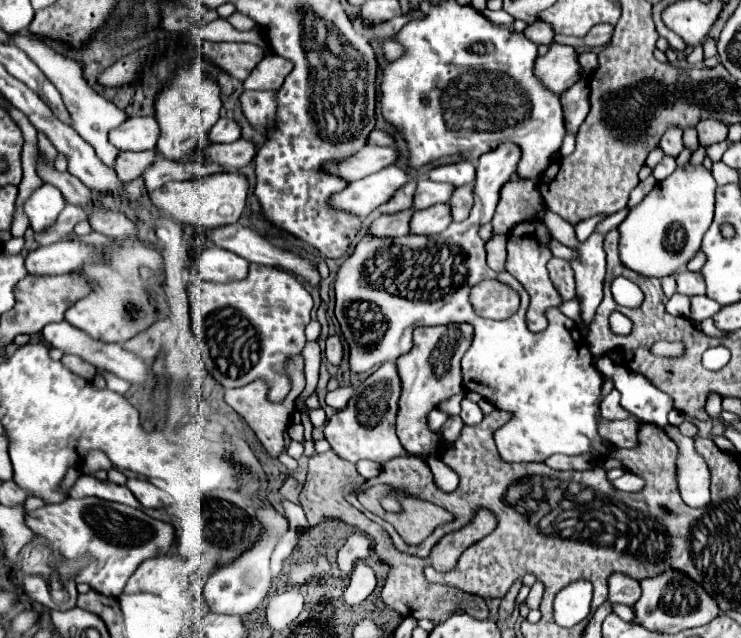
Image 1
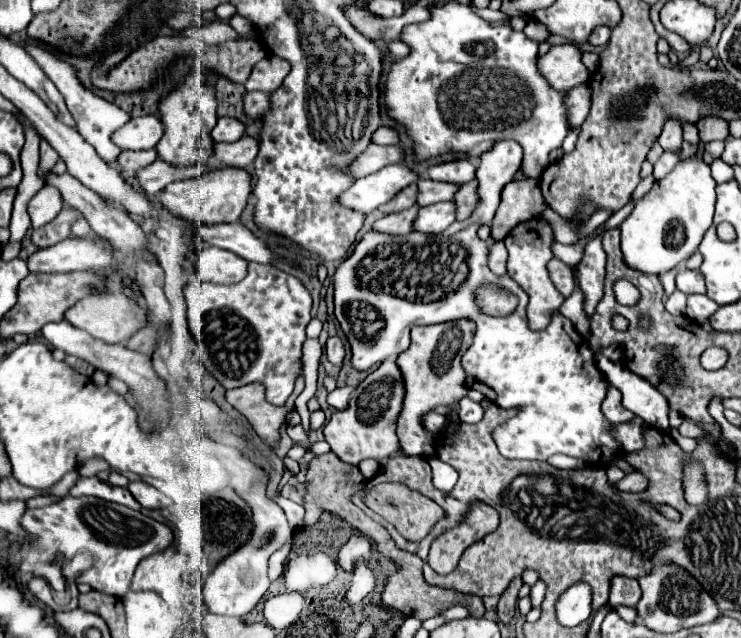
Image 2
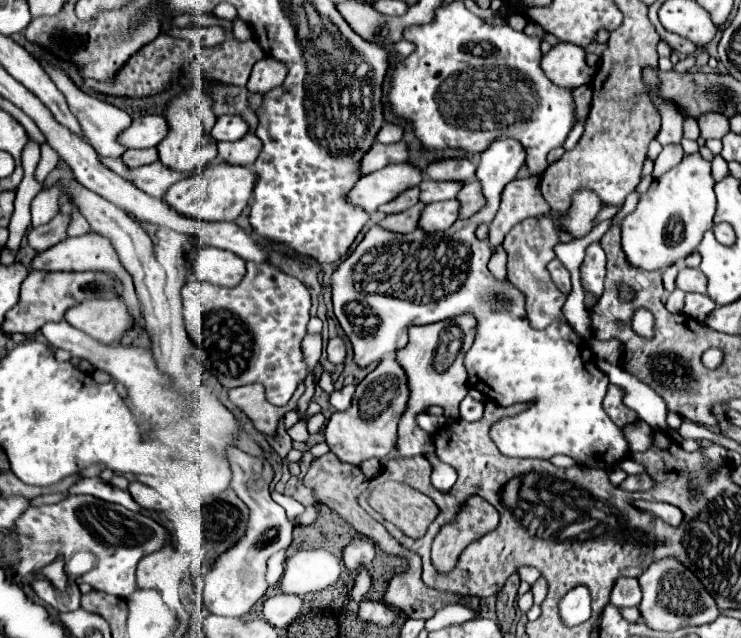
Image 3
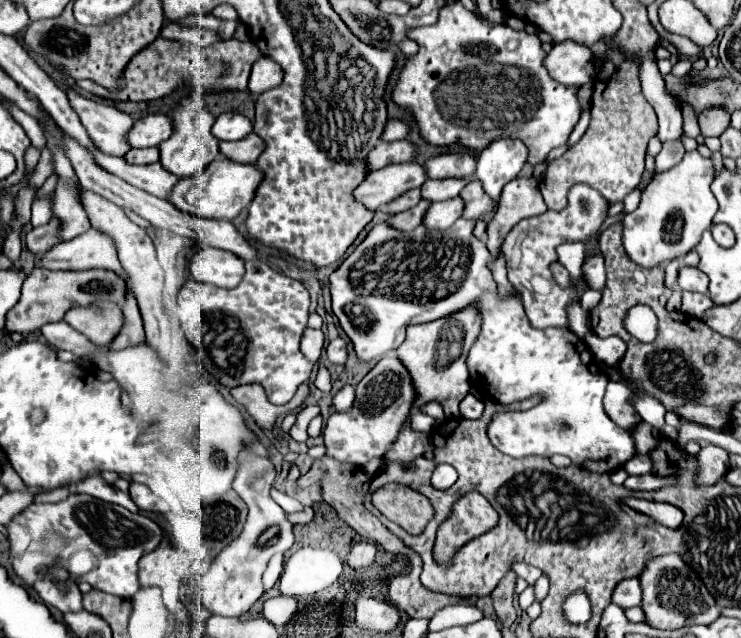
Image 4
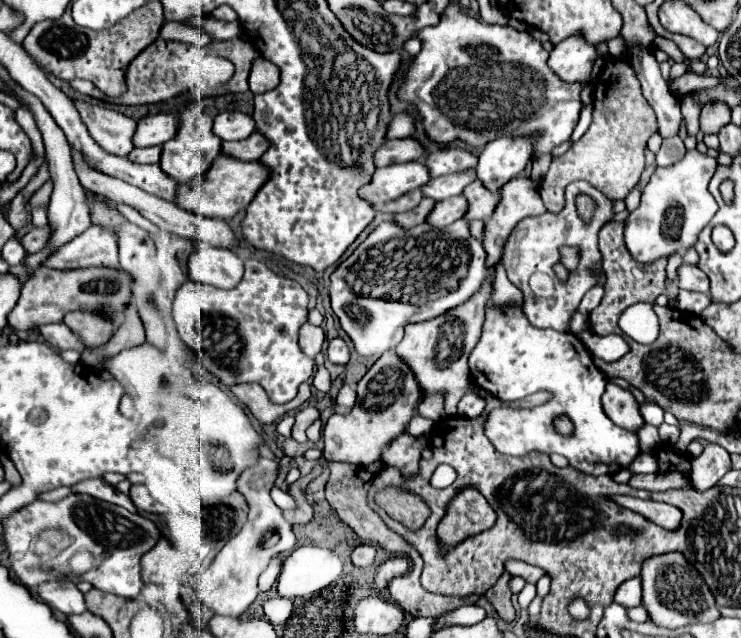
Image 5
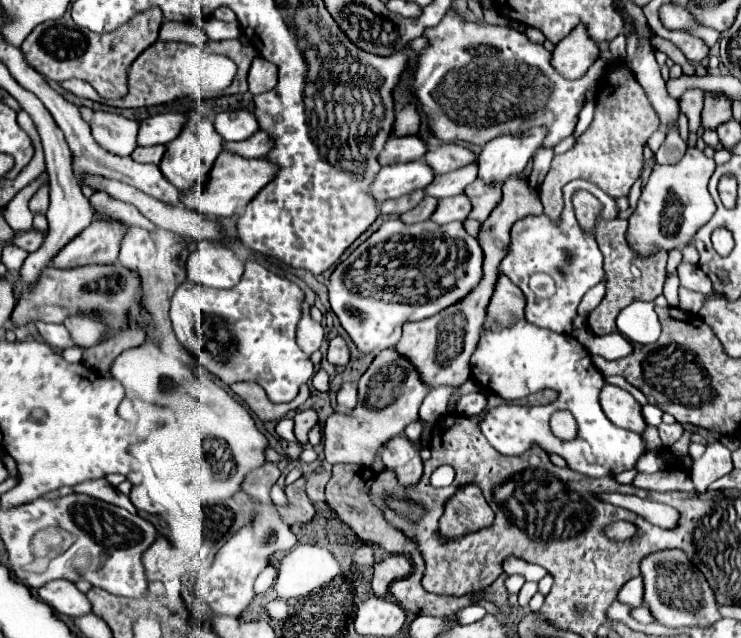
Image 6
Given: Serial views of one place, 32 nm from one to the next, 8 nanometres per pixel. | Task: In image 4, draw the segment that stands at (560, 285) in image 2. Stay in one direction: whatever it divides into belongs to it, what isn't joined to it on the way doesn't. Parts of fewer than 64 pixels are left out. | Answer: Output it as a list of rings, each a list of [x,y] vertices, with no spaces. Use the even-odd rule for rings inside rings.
[[[560,262],[552,264],[552,276],[554,276],[554,280],[556,280],[556,284],[560,288],[568,288],[570,286],[570,274],[568,274],[568,270]]]

